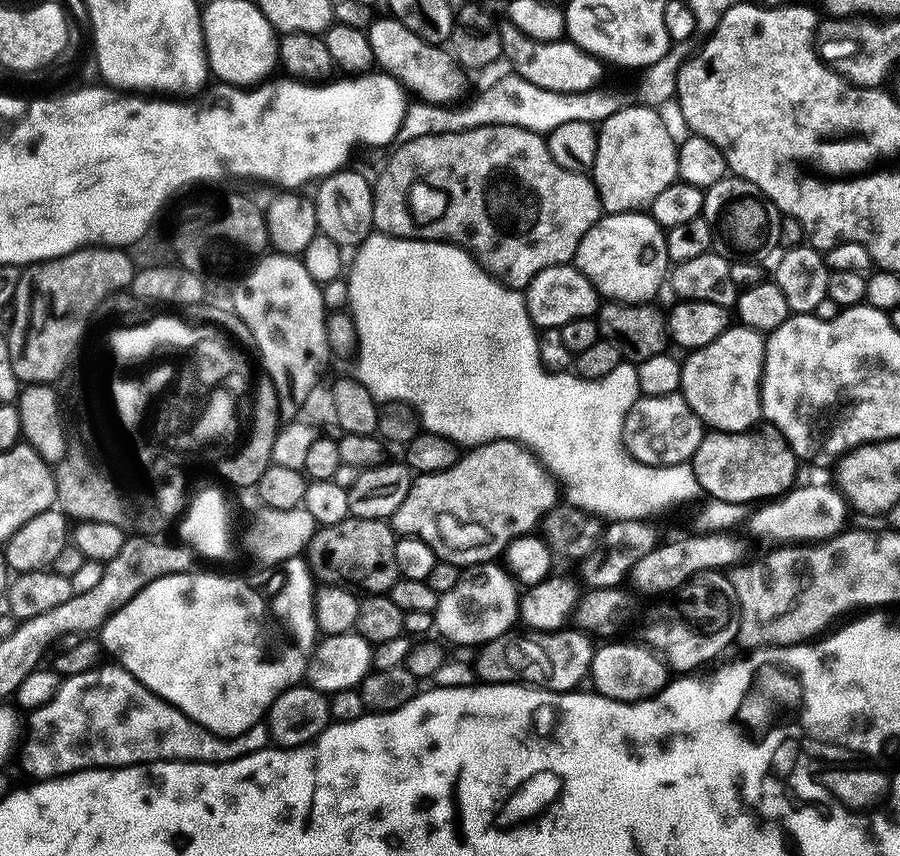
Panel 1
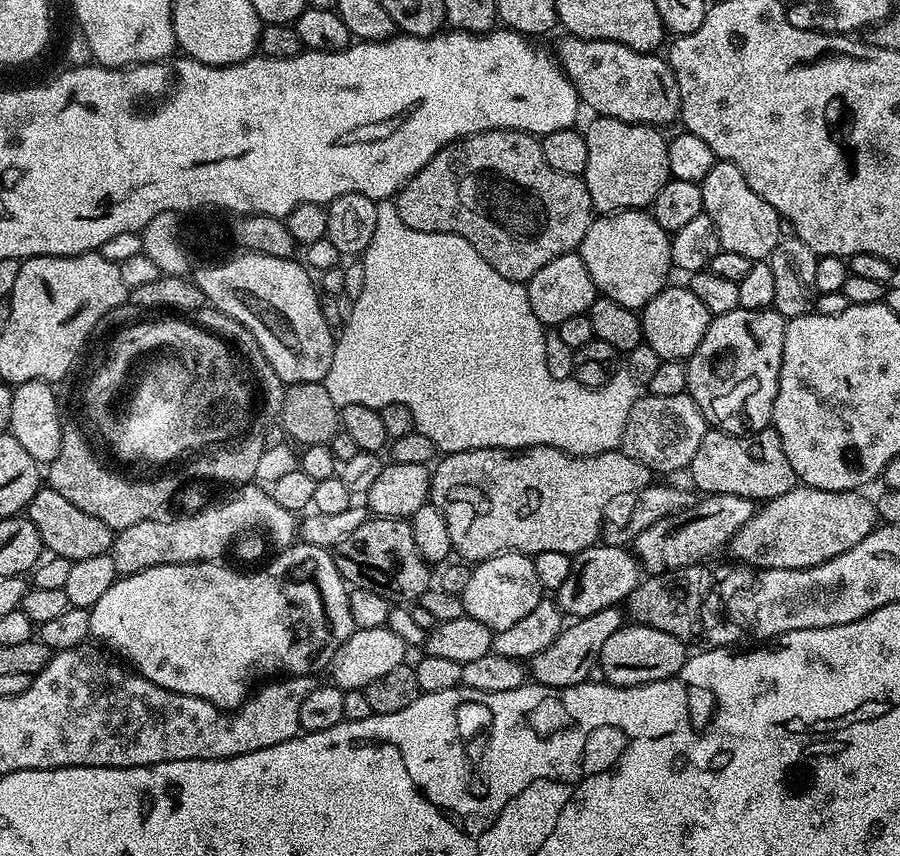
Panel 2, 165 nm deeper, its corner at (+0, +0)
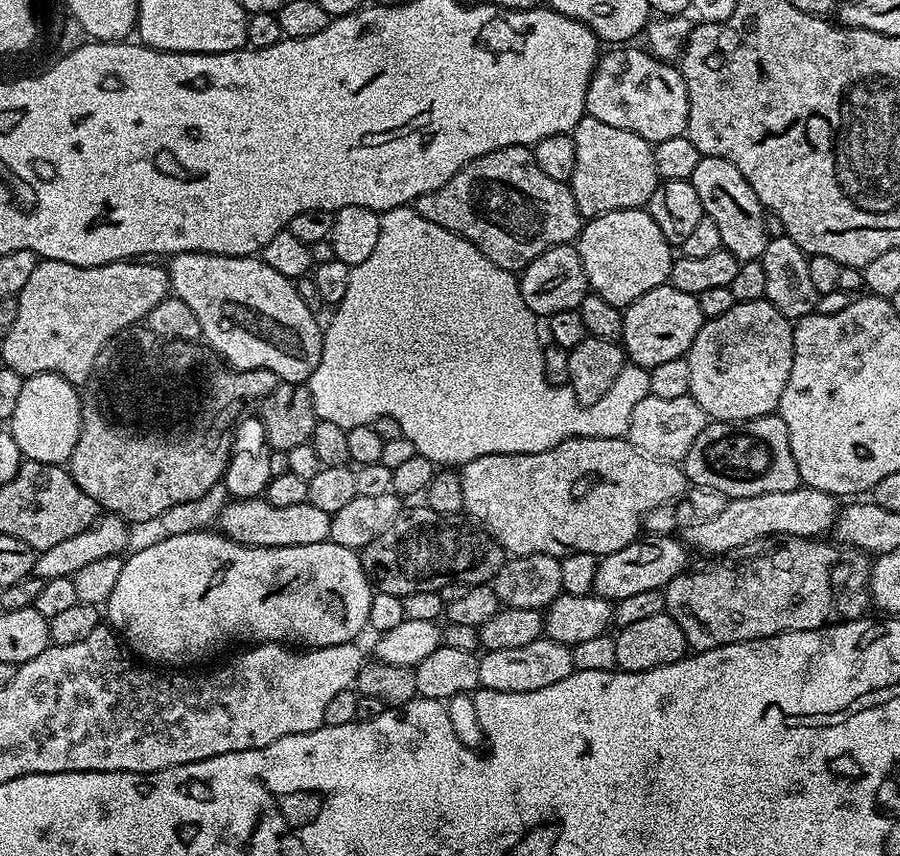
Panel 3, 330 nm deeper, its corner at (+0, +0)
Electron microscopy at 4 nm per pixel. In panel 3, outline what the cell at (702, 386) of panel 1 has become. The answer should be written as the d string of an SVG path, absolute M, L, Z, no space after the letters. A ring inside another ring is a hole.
M768 300L738 302L726 314L713 320L705 320L686 359L690 362L690 394L698 406L713 421L735 422L753 420L759 416L771 416L780 407L782 390L790 378L790 366L794 358L793 321L788 320Z

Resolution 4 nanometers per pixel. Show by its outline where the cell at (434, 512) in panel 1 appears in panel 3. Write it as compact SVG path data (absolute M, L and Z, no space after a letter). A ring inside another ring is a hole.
M571 436L569 440L558 442L558 446L547 448L541 452L515 452L514 454L486 454L474 458L468 464L459 469L462 482L462 498L464 499L464 512L467 513L477 525L483 526L494 537L505 553L517 556L533 556L534 554L546 554L563 558L570 554L594 554L596 557L609 556L614 550L622 550L622 546L630 546L637 543L642 532L644 515L663 504L671 504L685 495L689 482L684 477L684 469L679 463L670 460L658 460L652 456L640 452L626 438L615 436L614 438L594 438L593 436Z

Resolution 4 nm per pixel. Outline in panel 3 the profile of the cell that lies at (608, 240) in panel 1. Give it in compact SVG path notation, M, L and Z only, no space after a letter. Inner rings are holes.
M623 208L591 217L581 227L578 247L589 289L618 309L627 308L642 294L668 283L674 248L644 208Z

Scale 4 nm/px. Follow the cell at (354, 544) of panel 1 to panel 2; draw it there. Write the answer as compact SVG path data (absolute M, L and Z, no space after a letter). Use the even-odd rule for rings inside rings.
M385 516L369 518L358 526L332 552L332 560L338 566L345 584L352 588L374 590L390 602L408 606L419 601L420 595L433 583L430 566L422 558L414 542L414 530L407 519L395 520Z

